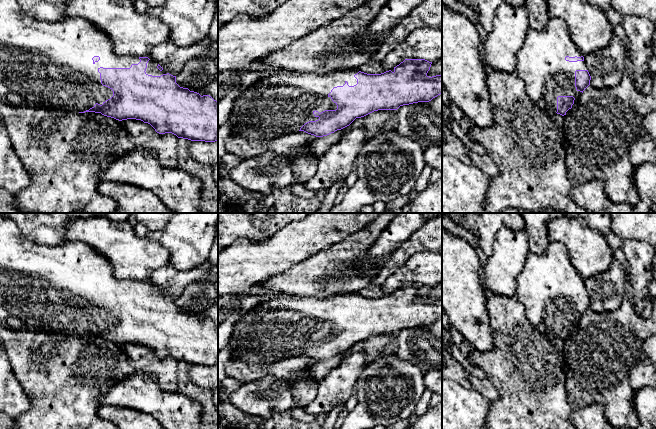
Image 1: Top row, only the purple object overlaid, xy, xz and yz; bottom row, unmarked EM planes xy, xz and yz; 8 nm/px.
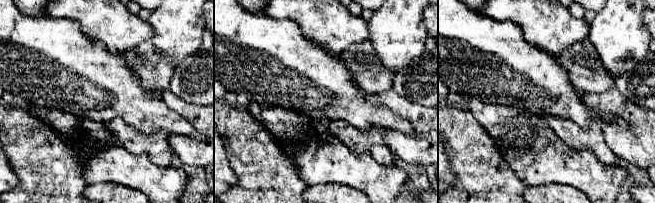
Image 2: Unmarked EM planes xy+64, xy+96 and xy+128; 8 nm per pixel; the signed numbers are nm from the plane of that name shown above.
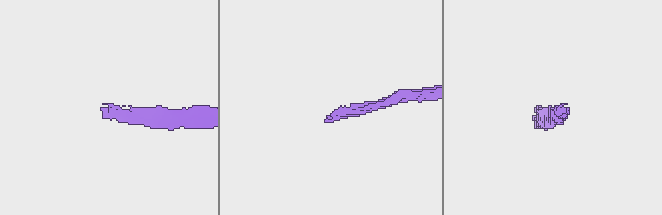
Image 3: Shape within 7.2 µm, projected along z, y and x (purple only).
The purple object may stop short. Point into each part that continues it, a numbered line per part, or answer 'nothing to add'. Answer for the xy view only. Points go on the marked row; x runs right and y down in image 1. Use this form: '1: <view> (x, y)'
1: xy (50, 64)

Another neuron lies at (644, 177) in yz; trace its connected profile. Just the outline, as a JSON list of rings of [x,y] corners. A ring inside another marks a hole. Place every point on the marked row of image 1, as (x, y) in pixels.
[[[656,163],[639,165],[633,179],[639,194],[639,202],[633,206],[633,213],[656,213]]]

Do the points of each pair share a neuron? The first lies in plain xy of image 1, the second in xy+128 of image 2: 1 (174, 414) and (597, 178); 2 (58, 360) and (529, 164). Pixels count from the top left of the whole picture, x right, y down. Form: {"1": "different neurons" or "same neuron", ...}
{"1": "same neuron", "2": "different neurons"}

